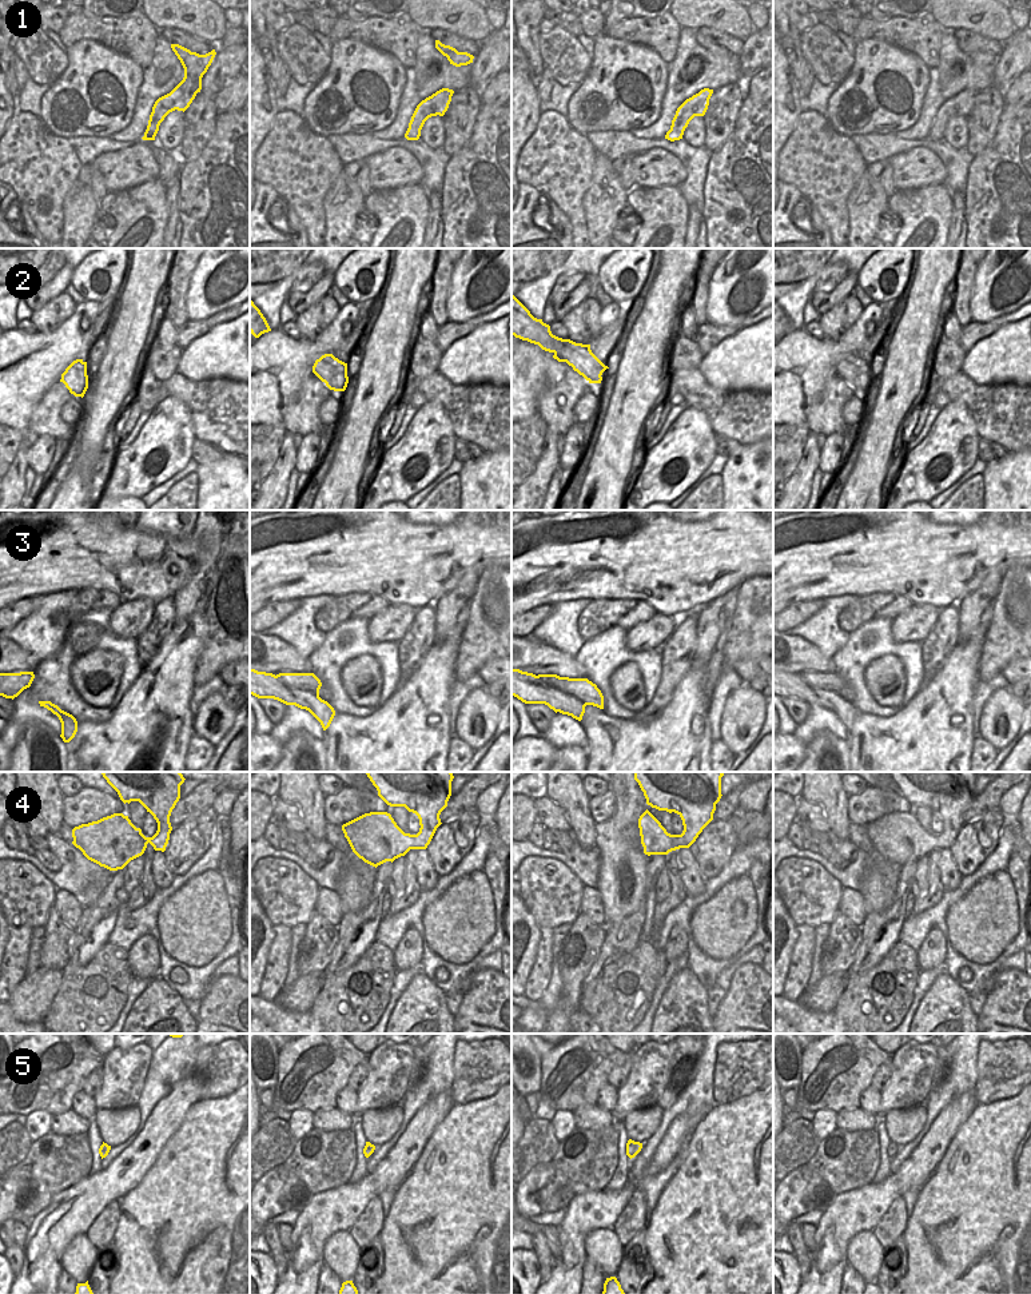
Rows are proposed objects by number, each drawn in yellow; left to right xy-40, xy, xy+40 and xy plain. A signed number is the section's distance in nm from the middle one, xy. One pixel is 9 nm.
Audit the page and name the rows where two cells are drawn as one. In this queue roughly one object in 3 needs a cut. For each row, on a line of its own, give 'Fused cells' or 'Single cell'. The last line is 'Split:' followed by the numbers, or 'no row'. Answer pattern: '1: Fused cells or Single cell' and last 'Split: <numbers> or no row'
1: Single cell
2: Single cell
3: Fused cells
4: Single cell
5: Single cell
Split: 3.

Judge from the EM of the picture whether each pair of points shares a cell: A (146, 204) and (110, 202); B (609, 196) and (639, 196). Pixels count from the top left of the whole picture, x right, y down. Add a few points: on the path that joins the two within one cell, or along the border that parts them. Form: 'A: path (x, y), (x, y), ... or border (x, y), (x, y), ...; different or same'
A: path (136, 204), (119, 203); same
B: border (627, 192), (628, 204); different

